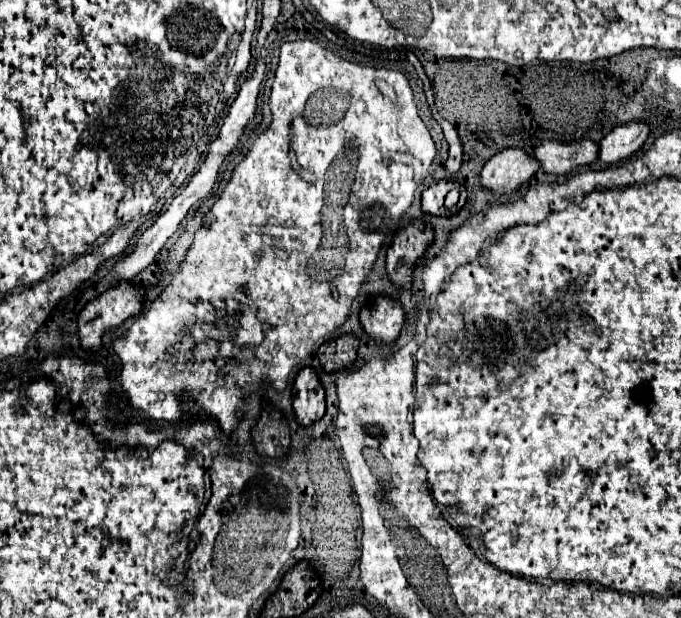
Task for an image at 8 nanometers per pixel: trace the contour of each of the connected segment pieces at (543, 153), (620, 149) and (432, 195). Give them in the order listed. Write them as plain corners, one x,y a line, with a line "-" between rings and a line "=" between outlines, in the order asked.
586,140
586,144
582,142
574,142
574,144
560,144
560,142
542,142
536,150
534,150
540,166
544,172
552,172
552,174
568,174
578,166
590,164
598,158
598,142
594,140
=
642,120
614,128
600,142
600,160
606,164
612,164
632,156
644,144
644,140
648,138
648,132
650,132
650,126
642,124
=
440,180
432,186
428,186
422,192
422,210
428,214
434,214
434,216
450,216
452,212
456,212
462,206
462,202
458,206
454,206
452,210
446,210
446,206
444,206
444,198
450,192
450,188
454,188
454,186
458,186
458,184
452,180

